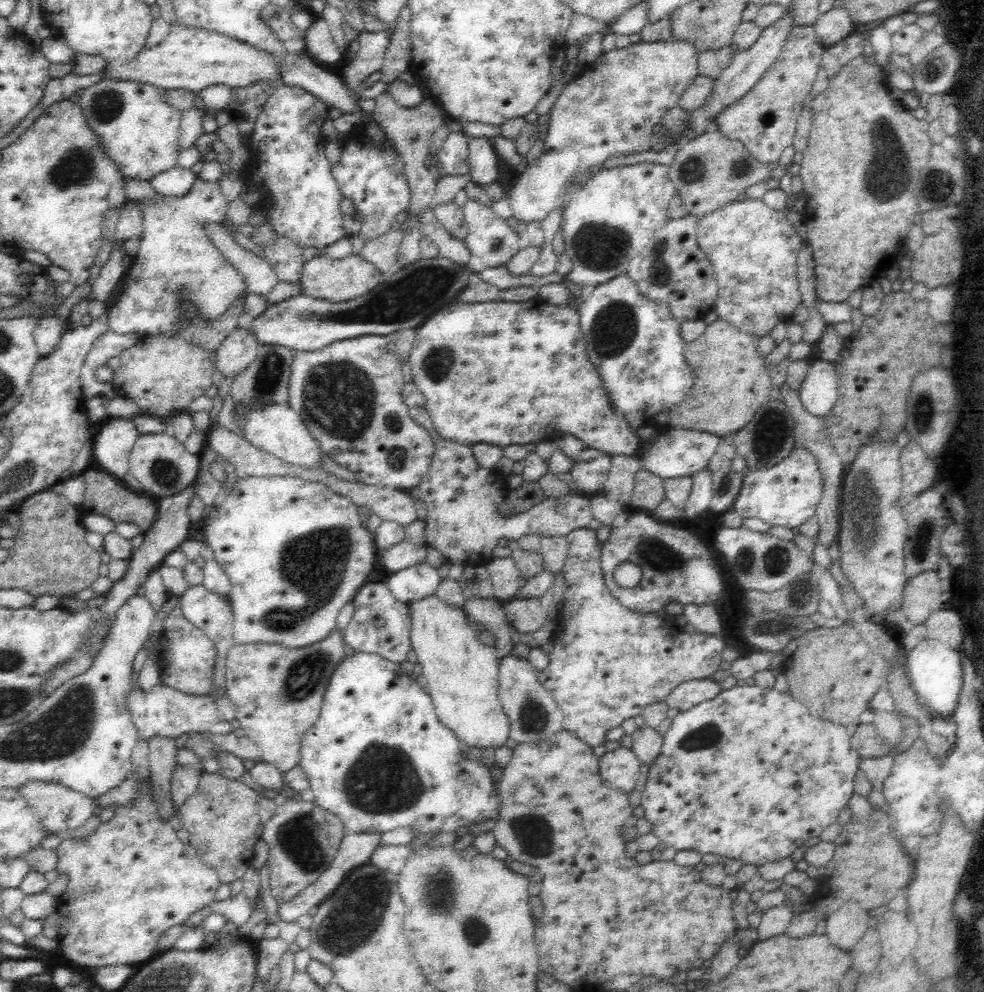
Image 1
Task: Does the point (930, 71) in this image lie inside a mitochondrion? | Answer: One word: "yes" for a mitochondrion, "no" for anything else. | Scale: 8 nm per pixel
yes

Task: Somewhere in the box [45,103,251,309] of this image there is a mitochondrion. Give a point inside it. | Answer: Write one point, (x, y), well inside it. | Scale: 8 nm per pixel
(76, 167)

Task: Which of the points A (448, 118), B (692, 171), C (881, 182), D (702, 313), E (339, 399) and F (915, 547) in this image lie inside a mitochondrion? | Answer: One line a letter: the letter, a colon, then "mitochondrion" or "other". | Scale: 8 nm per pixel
A: other
B: mitochondrion
C: mitochondrion
D: other
E: mitochondrion
F: mitochondrion

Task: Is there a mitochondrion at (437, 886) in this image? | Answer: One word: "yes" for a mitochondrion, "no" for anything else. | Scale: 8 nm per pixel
yes

